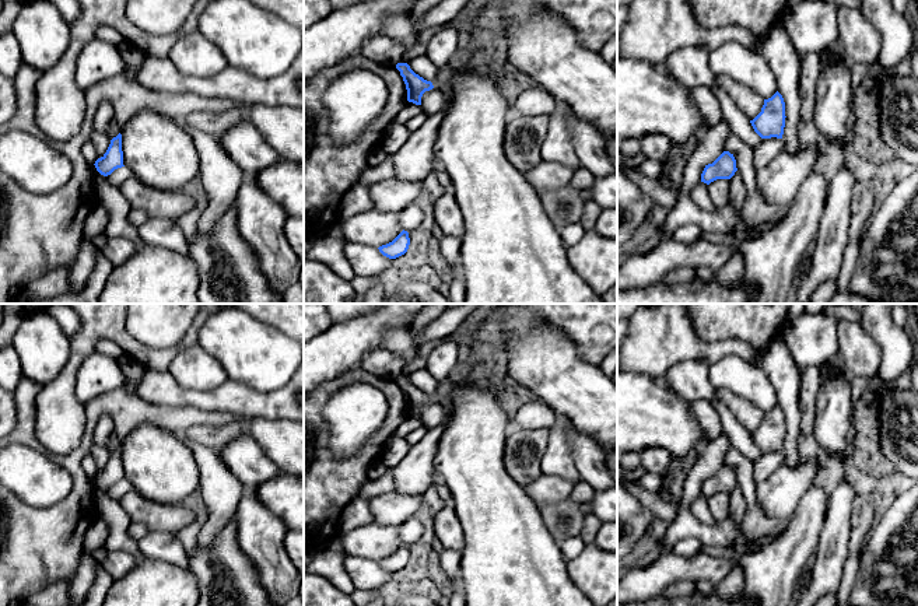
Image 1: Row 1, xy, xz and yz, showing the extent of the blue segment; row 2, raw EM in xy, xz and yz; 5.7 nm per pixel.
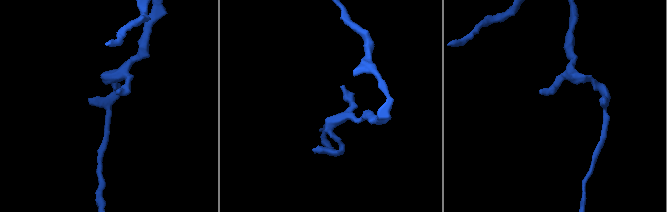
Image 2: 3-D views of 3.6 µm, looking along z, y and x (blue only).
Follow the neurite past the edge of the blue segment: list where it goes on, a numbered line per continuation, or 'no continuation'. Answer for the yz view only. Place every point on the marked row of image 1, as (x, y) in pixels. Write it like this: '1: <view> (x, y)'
no continuation

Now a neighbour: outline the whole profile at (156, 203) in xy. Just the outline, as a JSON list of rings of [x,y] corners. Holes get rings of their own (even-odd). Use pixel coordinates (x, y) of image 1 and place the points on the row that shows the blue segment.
[[[129,176],[118,186],[132,209],[143,210],[148,218],[176,220],[195,209],[195,199],[186,190],[168,192],[146,186],[134,176]]]

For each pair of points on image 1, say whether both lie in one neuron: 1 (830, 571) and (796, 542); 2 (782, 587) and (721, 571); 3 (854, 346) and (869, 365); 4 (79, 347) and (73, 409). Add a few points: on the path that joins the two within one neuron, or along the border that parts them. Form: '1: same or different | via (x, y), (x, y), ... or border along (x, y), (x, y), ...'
1: different | border along (824, 521), (820, 529), (819, 545), (813, 552)
2: different | border along (768, 543), (743, 554), (739, 561)
3: same | via (857, 350), (865, 361)
4: same | via (74, 363), (67, 375), (67, 393)

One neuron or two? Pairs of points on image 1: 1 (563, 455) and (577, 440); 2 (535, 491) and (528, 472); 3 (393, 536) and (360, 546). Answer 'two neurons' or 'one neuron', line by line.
1: two neurons
2: two neurons
3: one neuron

